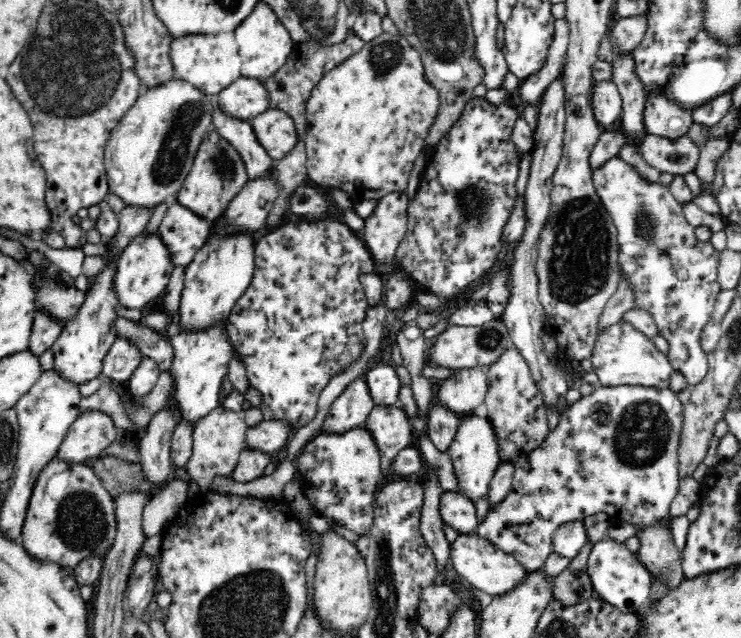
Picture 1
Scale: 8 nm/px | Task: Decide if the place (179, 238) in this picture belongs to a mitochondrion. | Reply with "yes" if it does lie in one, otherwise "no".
no

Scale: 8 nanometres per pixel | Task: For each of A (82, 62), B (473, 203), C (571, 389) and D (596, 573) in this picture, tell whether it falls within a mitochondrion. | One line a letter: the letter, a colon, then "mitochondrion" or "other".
A: mitochondrion
B: mitochondrion
C: other
D: other

